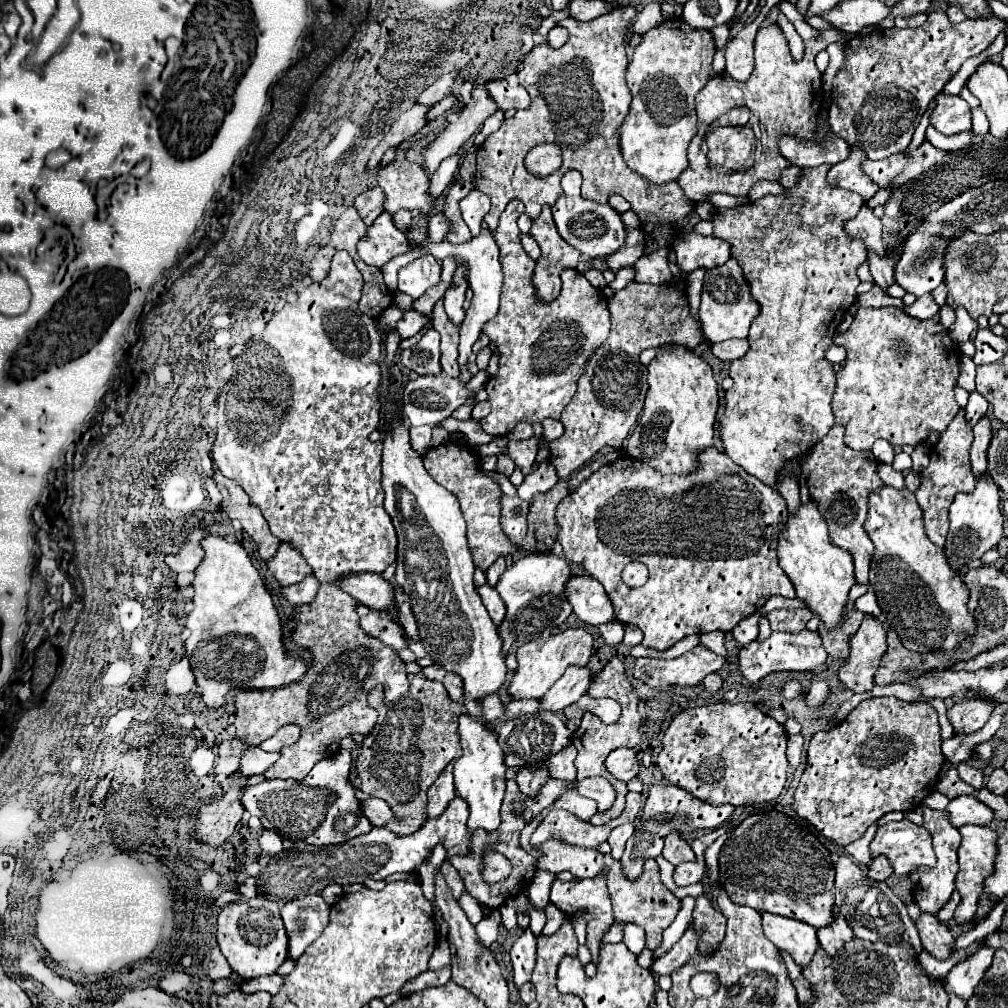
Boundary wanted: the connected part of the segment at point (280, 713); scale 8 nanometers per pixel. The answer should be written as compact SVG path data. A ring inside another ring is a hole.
M320 584L316 598L310 604L296 606L296 626L292 642L298 648L312 652L312 662L302 680L278 690L236 690L234 692L234 736L242 744L260 744L270 738L280 726L300 726L300 738L280 750L280 758L264 778L292 778L300 782L312 766L330 758L340 750L340 740L350 734L368 734L378 718L378 712L368 704L368 692L376 686L384 688L384 702L398 700L408 692L404 662L396 650L372 640L360 632L356 600L346 596L334 584Z

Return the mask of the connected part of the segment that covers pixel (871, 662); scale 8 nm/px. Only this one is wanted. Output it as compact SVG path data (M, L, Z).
M866 616L858 632L850 640L850 654L844 666L838 670L838 678L844 680L844 684L852 684L854 692L872 690L874 672L884 652L886 652L884 624L872 616Z

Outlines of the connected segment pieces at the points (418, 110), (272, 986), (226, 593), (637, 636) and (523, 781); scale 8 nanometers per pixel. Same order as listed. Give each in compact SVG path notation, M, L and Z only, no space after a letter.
M418 104L412 106L410 110L406 110L406 112L392 124L392 128L390 128L388 134L382 138L382 142L374 148L374 152L372 152L370 160L368 160L368 170L374 170L374 168L380 166L382 154L384 154L388 148L398 146L398 144L404 142L406 138L414 136L414 134L426 124L424 116L426 116L428 110L430 110L428 106L418 106Z
M278 974L260 976L260 978L254 978L254 980L242 982L240 990L242 990L242 992L246 992L246 994L254 994L254 992L266 990L266 992L270 992L270 994L274 996L274 994L280 990L280 986L282 986L282 980L284 980L284 976L278 976Z
M206 536L202 540L204 558L194 572L192 610L186 614L184 636L186 656L196 656L196 648L204 648L208 640L218 640L218 632L238 632L238 636L252 636L256 646L282 644L282 624L274 600L266 590L262 576L252 566L248 554L238 542L228 542L222 536Z
M626 626L624 630L626 630L626 634L624 634L622 644L630 646L630 648L632 648L632 646L638 646L640 640L642 640L642 632L640 632L640 628L636 628L636 626Z
M520 768L516 772L516 784L518 788L522 790L522 794L534 798L538 794L538 790L542 788L544 780L548 780L550 776L544 772L544 768L536 768L536 770L530 770L530 768Z

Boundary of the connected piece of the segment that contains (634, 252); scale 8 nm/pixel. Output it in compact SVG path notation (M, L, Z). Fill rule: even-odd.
M638 244L638 246L624 246L620 252L612 254L610 258L604 258L608 270L618 272L618 270L622 270L622 268L626 268L626 266L636 264L636 260L642 256L642 250L644 250L644 244Z

